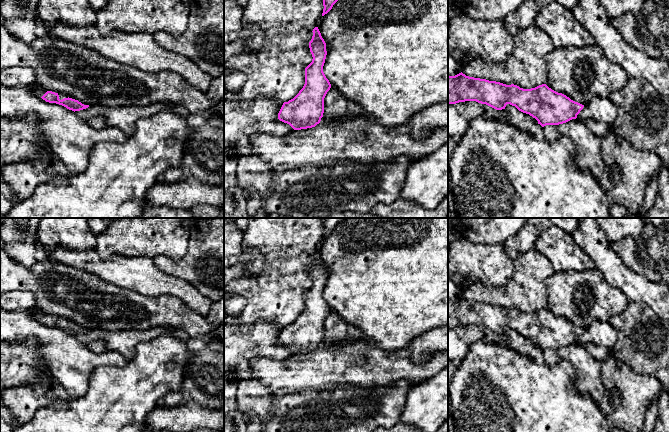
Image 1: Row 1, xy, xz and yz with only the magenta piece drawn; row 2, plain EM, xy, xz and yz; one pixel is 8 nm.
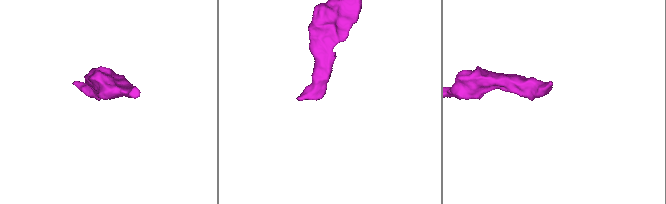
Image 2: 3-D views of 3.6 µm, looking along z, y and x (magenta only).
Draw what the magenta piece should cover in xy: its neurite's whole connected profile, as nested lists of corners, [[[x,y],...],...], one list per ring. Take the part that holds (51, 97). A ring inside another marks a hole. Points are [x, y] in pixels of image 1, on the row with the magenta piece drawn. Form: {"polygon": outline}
{"polygon": [[[37,85],[36,96],[41,97],[46,102],[62,105],[74,112],[80,111],[89,107],[89,105],[84,105],[78,100],[69,98],[65,94],[46,91],[42,86],[39,86],[39,85]]]}

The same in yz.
{"polygon": [[[462,72],[448,75],[448,104],[465,101],[476,101],[496,110],[505,109],[510,104],[535,118],[542,127],[576,119],[584,107],[546,84],[523,89],[514,84],[469,77]]]}

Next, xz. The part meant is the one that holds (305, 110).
{"polygon": [[[318,27],[312,32],[309,48],[313,59],[305,68],[305,84],[293,99],[283,103],[278,113],[278,119],[294,130],[312,128],[320,123],[324,113],[324,98],[331,88],[323,72],[326,43]]]}

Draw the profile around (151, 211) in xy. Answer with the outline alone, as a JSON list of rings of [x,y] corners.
[[[147,205],[141,218],[194,218],[194,215],[191,208]]]

